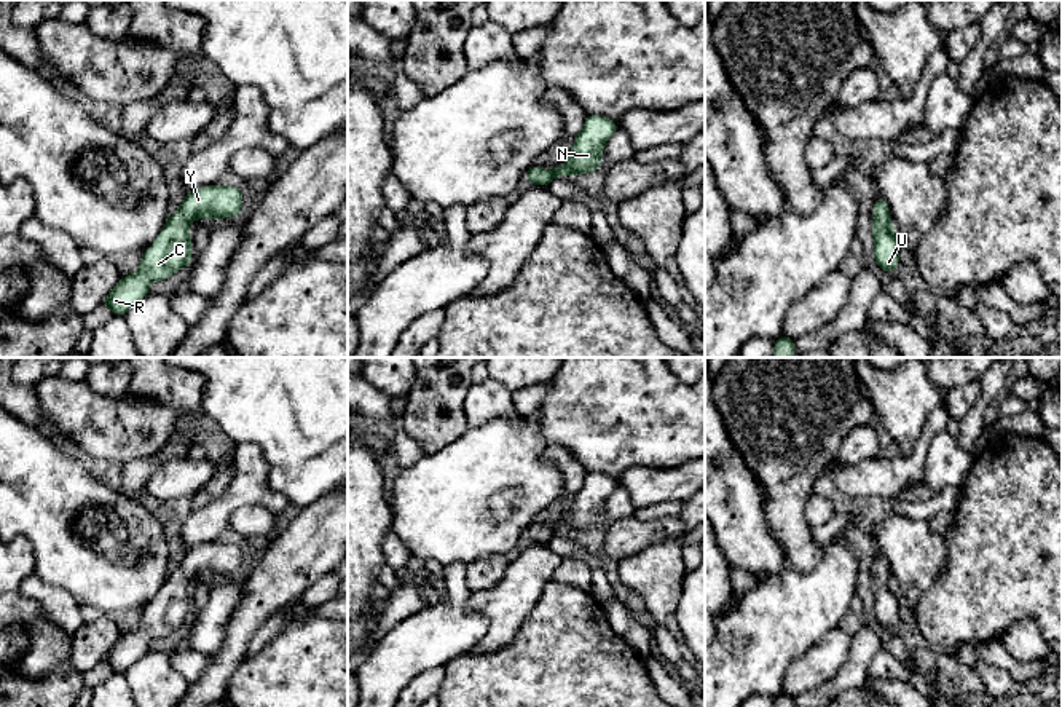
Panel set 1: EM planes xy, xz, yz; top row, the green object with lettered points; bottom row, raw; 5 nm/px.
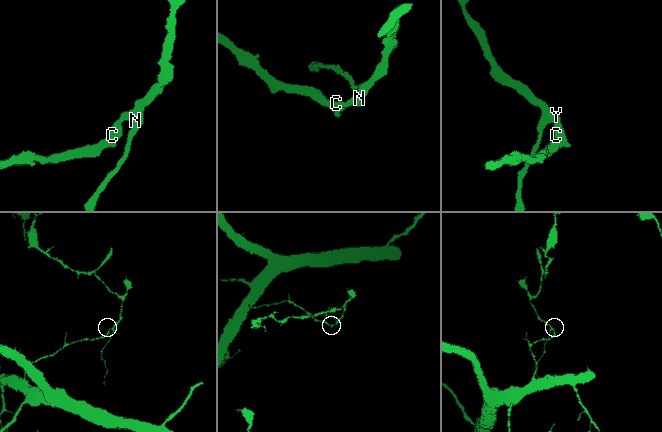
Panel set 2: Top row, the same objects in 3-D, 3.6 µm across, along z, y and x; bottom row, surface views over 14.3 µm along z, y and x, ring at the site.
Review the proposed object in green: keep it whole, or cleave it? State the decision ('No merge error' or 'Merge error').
No merge error

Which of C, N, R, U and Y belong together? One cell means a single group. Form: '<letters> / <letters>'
C N R U Y

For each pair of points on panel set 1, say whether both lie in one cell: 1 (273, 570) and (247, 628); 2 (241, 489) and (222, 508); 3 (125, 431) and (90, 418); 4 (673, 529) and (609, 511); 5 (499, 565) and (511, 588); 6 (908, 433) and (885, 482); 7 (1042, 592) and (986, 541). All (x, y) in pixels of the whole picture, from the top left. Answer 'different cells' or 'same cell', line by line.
1: same cell
2: same cell
3: same cell
4: different cells
5: different cells
6: different cells
7: same cell

